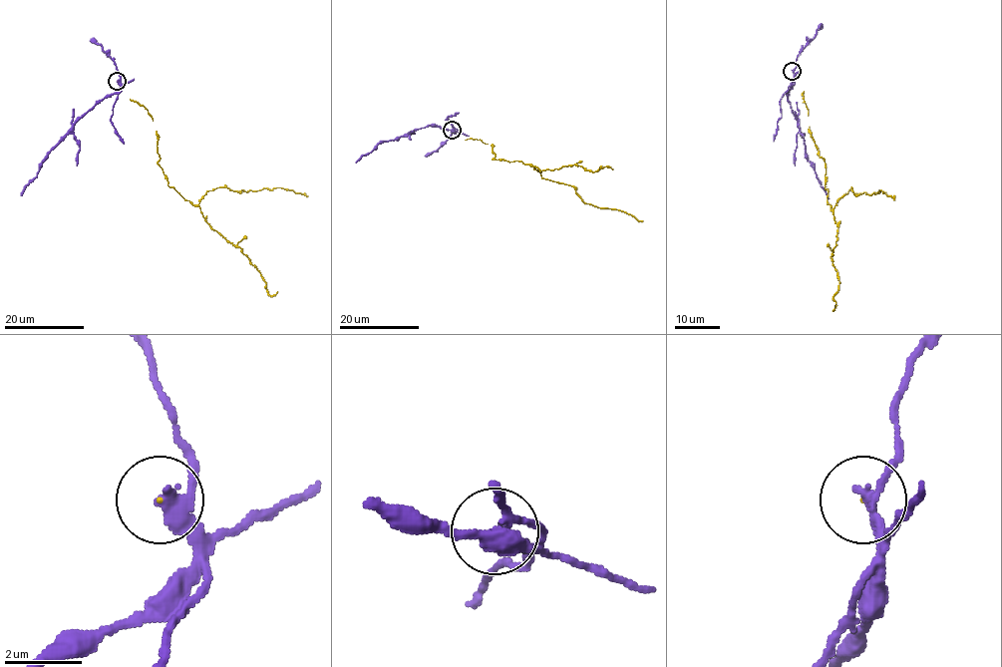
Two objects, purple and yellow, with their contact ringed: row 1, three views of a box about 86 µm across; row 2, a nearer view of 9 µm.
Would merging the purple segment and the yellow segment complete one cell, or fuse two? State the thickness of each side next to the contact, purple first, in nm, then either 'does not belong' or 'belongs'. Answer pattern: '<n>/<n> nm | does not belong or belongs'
280/30 nm | does not belong

